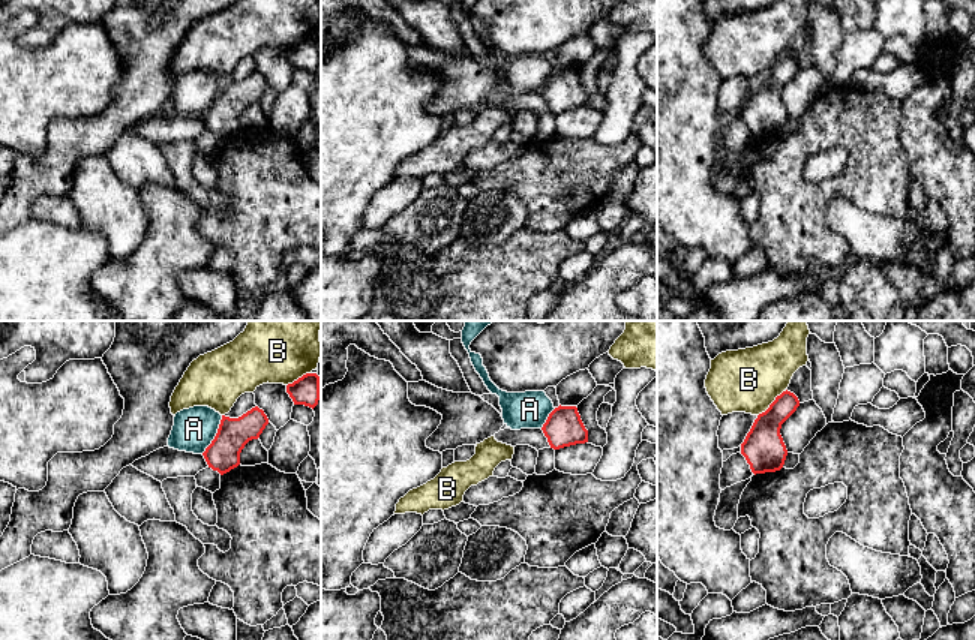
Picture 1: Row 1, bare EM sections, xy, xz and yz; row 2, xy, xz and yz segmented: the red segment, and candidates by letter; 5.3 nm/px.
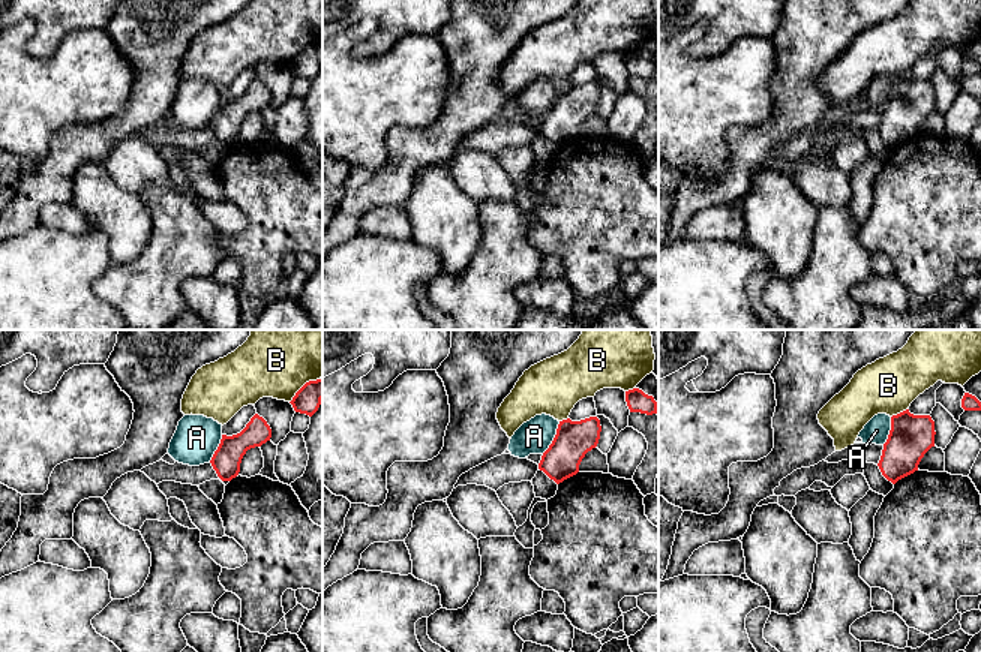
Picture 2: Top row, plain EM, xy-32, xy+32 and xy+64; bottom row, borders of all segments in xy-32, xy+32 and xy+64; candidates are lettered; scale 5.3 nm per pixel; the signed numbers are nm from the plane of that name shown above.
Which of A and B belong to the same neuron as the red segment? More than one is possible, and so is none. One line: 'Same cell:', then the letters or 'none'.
Same cell: A

